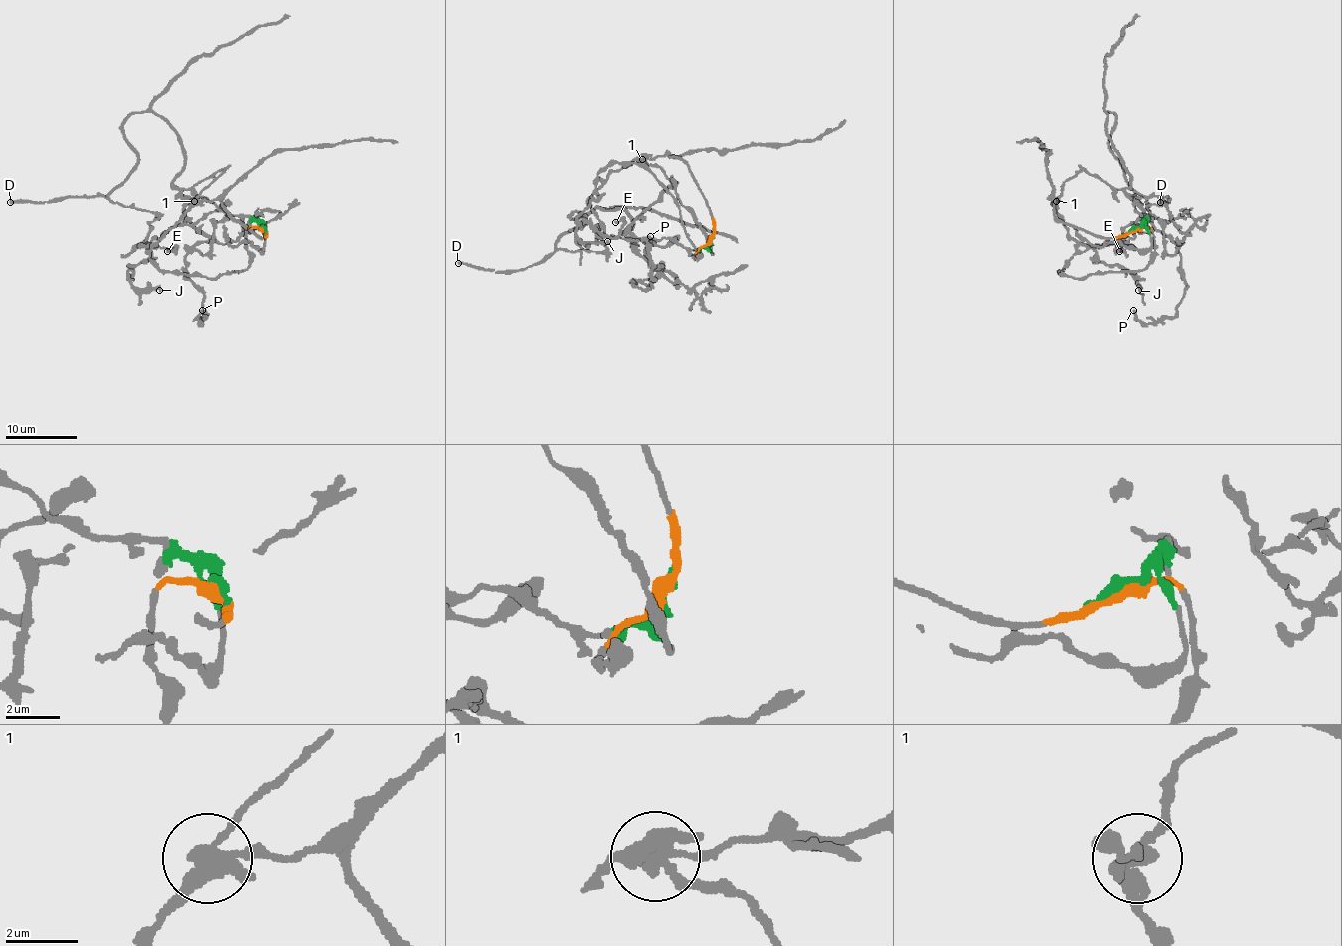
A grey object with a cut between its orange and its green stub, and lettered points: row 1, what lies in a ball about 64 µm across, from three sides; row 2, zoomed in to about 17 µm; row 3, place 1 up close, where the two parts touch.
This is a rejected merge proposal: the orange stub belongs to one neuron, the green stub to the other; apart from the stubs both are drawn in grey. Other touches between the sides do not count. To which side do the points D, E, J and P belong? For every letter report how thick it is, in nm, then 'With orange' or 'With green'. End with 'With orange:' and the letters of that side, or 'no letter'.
D: Thickness 240 nm. With green
E: Thickness 200 nm. With green
J: Thickness 300 nm. With green
P: Thickness 200 nm. With green
With orange: no letter

